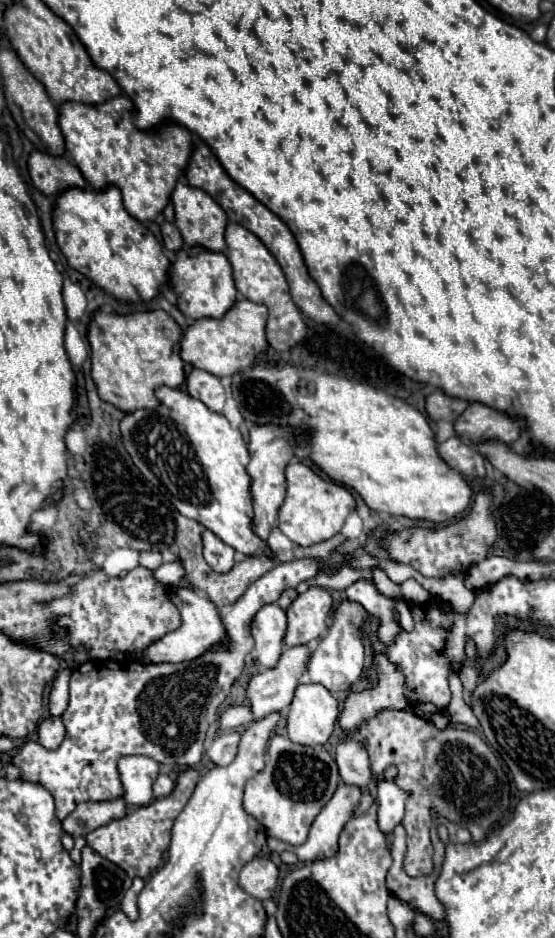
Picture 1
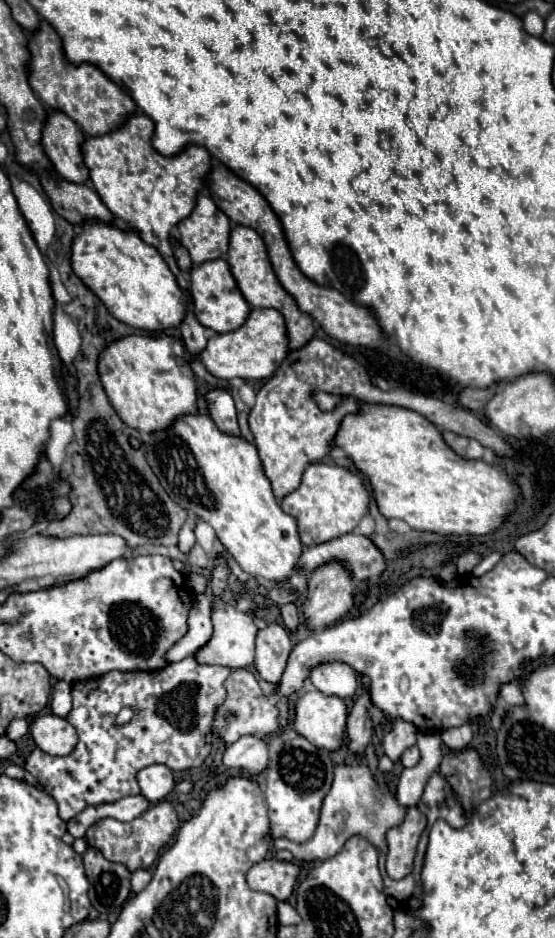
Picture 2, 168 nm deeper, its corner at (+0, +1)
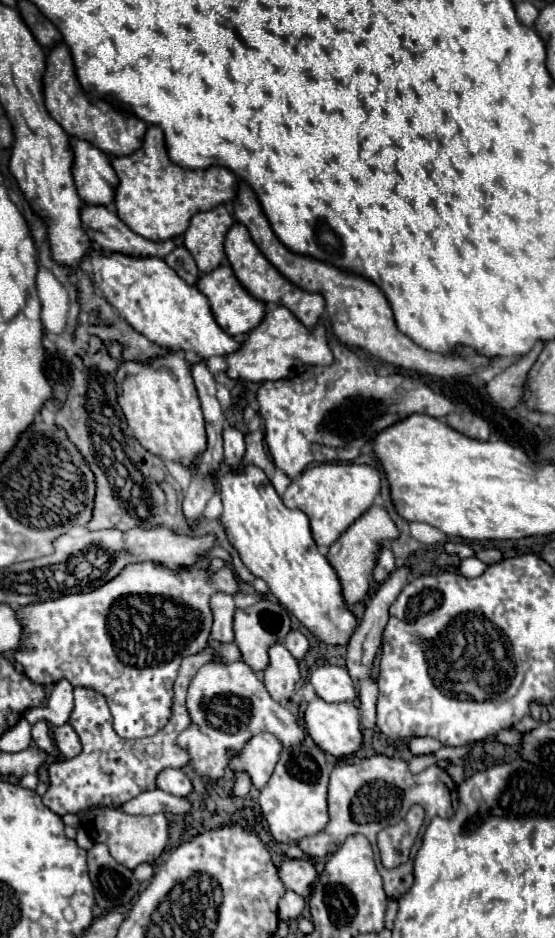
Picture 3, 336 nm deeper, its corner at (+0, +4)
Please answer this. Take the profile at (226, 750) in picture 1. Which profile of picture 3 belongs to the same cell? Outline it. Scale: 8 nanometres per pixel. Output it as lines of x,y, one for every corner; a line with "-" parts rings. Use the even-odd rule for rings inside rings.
256,734
252,736
238,754
234,754
228,762
232,772
246,772
252,778
256,788
262,788
280,754
280,742
272,734

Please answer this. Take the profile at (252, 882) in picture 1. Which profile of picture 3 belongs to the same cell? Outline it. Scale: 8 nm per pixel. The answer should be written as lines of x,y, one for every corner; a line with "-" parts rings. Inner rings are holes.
282,860
278,866
278,878
286,890
292,890
300,896
310,894
310,886
316,880
316,870
310,860

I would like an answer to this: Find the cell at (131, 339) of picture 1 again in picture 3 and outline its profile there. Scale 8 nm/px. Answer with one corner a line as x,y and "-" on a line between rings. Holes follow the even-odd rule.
182,350
154,356
148,364
136,360
120,362
114,382
118,404
128,420
128,428
132,428
132,434
148,452
188,466
206,450
204,416
186,354

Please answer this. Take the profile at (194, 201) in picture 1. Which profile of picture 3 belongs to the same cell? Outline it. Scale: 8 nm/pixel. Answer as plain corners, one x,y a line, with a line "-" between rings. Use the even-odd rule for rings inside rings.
224,204
192,216
190,226
184,234
184,246
194,256
202,274
212,272
222,264
224,236
232,224
232,214
228,214

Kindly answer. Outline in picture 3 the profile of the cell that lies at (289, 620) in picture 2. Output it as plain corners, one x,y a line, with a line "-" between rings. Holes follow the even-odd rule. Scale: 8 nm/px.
290,630
284,644
292,652
294,658
302,658
308,652
308,640
300,630

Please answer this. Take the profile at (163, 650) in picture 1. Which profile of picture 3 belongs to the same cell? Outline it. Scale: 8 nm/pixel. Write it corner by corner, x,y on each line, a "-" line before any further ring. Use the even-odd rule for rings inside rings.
264,598
244,610
236,608
232,628
234,628
234,644
242,654
242,662
248,664
252,670
264,670
268,666
268,644
284,640
284,636
290,630
290,616
278,602

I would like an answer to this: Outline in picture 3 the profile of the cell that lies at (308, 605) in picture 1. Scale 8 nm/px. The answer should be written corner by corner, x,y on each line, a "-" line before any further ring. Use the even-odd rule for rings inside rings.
372,506
364,516
360,516
328,550
326,558
328,562
332,564
334,572
338,574
340,578
340,584
342,584
342,596
344,596
344,602
348,606
360,602
366,592
368,592
368,578
372,574
372,568
376,564
376,556
378,556
378,550
380,546
386,542
386,540
392,540
398,536
398,530
394,526
394,522
390,520
388,512
382,508
382,506

